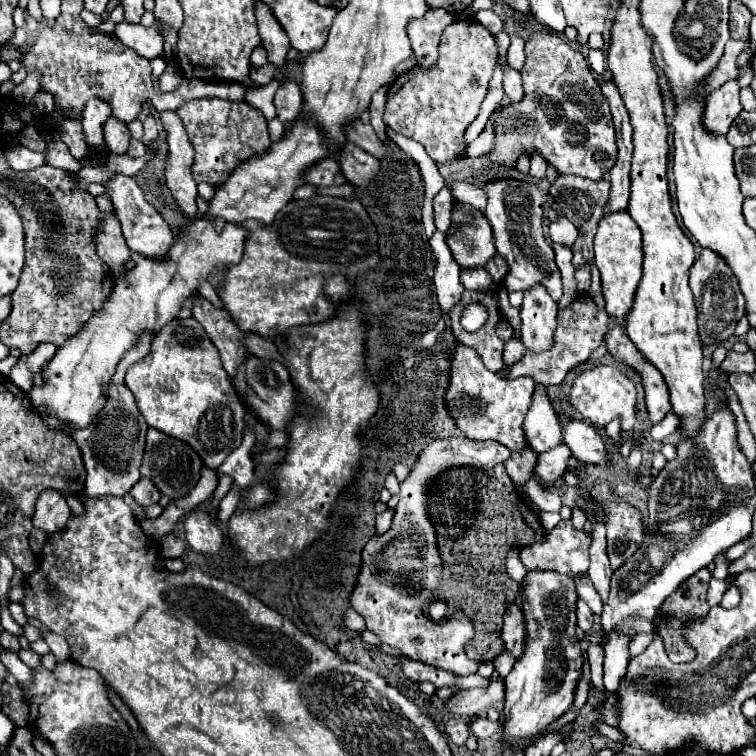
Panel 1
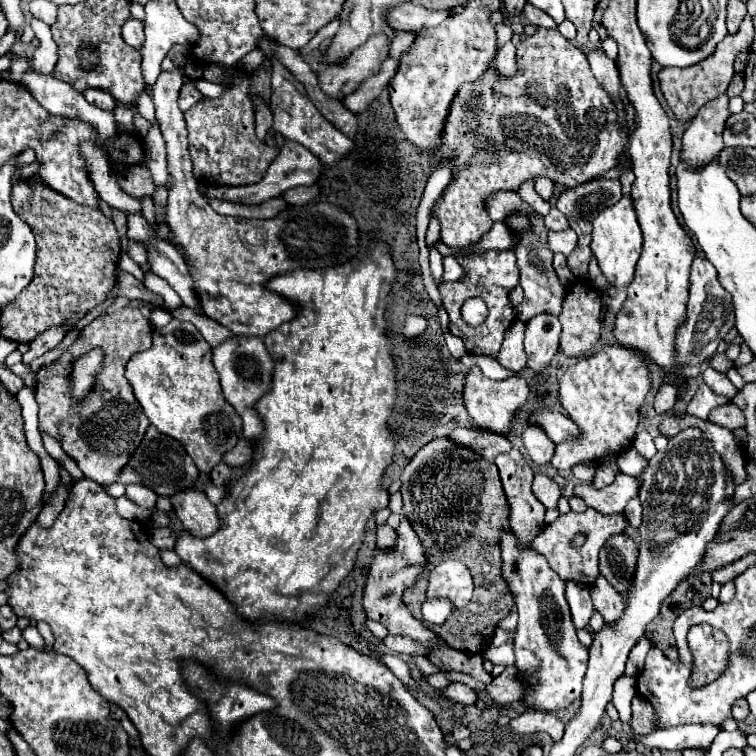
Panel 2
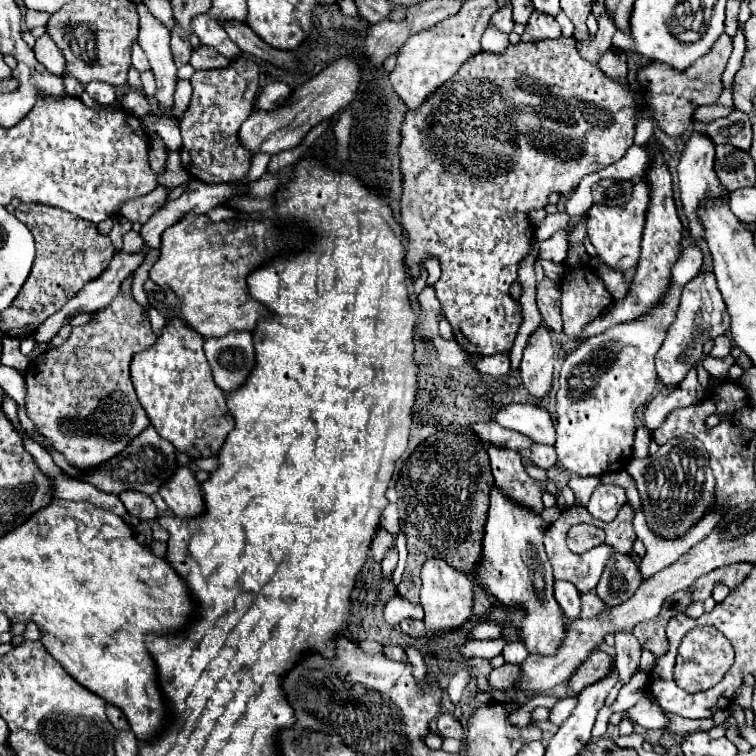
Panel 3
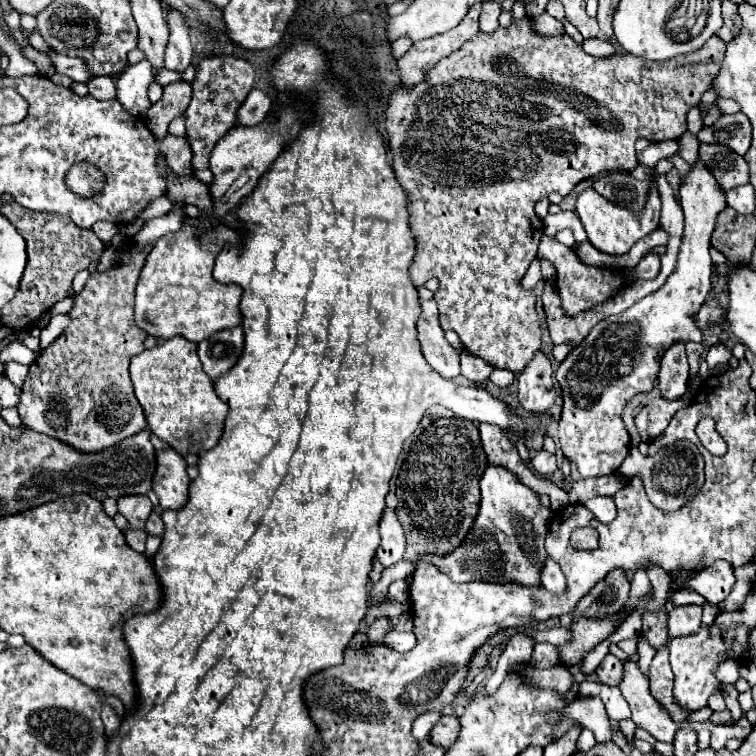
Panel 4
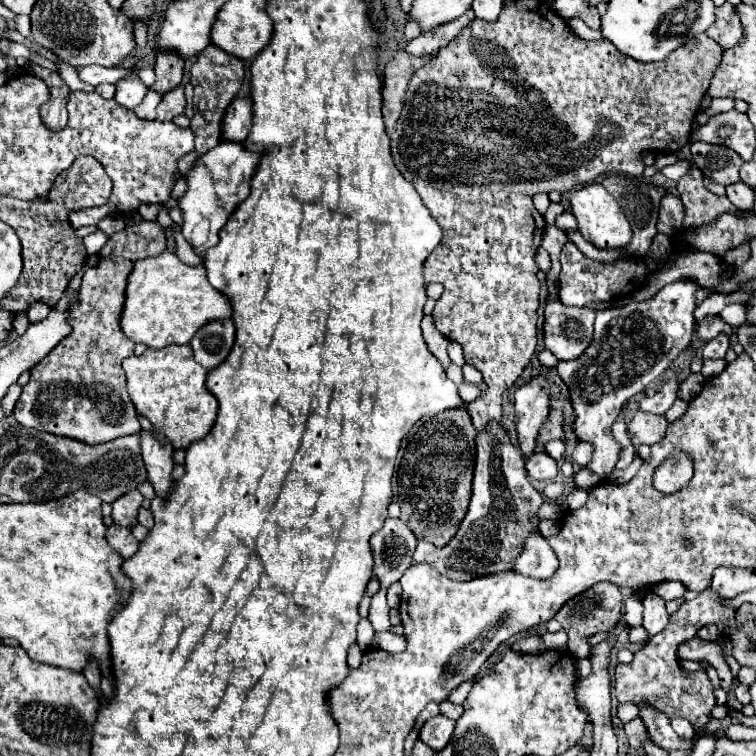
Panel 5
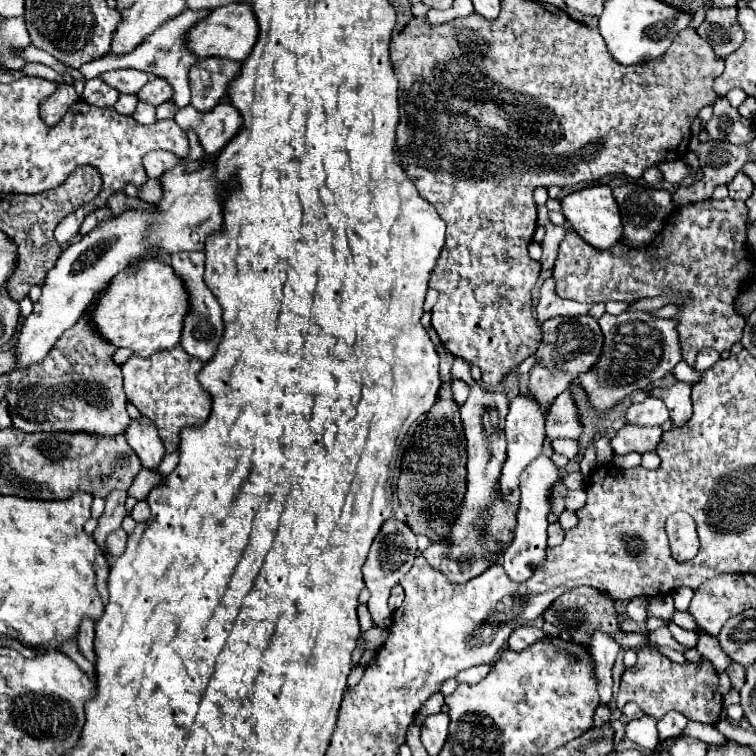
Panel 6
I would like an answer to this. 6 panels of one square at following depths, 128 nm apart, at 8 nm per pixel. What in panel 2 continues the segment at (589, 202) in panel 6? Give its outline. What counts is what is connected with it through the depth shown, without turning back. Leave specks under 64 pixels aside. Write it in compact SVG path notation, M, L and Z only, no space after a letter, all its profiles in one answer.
M624 196L618 204L614 204L612 208L604 208L604 212L600 212L596 216L590 248L592 248L592 252L598 260L598 266L600 266L602 274L606 276L610 286L624 286L626 288L628 284L632 284L642 243L642 232L640 226L638 226L636 212L634 212L630 196Z

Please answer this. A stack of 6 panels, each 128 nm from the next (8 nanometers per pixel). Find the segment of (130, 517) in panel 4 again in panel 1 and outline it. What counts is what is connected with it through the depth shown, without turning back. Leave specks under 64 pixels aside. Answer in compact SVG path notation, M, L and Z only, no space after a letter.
M140 478L136 486L130 490L130 496L136 498L136 502L142 506L150 506L150 504L156 504L162 494L160 490L154 488L154 482L150 478Z

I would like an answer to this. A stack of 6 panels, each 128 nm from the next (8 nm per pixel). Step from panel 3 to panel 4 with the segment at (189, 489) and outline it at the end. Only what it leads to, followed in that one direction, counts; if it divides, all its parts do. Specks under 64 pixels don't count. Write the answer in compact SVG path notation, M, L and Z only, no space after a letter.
M176 450L156 452L158 468L152 490L160 498L164 510L180 510L188 502L190 478L186 474L186 462Z

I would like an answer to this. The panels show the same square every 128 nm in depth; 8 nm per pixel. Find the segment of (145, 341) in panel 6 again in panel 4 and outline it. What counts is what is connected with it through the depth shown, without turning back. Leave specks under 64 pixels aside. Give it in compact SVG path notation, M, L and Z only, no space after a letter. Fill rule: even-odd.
M184 224L178 232L162 236L150 250L136 286L136 324L156 338L172 338L180 334L190 342L202 342L214 332L240 326L242 288L238 284L216 282L212 268L226 242L240 246L242 240L242 232L224 224L208 230L194 224ZM146 320L152 326L146 326Z

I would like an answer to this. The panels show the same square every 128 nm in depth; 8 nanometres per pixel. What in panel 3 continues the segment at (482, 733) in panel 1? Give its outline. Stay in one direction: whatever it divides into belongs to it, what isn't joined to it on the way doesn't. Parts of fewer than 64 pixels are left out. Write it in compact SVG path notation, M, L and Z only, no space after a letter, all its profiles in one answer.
M566 698L566 700L558 700L556 702L556 706L552 708L552 712L550 712L550 722L554 724L554 726L560 726L570 714L572 714L572 710L574 710L574 706L576 706L576 698Z

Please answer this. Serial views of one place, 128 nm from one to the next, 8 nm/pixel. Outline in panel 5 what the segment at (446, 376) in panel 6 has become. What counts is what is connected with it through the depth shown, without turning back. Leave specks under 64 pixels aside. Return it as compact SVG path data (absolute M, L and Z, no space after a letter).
M464 381L462 385L458 386L458 393L460 394L460 397L468 403L474 401L482 394L480 390L476 390L476 386L474 384L466 381Z

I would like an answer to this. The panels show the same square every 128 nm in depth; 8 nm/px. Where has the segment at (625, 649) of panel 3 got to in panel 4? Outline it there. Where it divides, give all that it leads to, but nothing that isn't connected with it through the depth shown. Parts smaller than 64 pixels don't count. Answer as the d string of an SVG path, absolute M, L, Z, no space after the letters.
M632 660L624 662L624 676L620 682L620 692L632 708L634 724L648 730L656 740L672 742L678 730L678 724L660 708L648 688L648 680L640 672L638 664Z

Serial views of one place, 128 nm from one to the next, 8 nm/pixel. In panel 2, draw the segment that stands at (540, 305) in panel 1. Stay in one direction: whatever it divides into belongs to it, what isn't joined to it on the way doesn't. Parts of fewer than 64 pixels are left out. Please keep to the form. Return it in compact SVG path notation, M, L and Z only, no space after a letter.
M536 314L526 322L526 340L524 350L528 356L528 368L534 372L542 372L554 354L558 352L560 338L560 322L550 314Z

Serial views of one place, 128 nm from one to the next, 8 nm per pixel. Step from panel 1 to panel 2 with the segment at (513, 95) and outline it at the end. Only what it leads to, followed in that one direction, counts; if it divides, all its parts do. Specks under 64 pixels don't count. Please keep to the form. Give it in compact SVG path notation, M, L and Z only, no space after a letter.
M508 42L504 46L498 46L498 50L496 50L496 68L504 78L516 74L516 48L514 48L512 42Z

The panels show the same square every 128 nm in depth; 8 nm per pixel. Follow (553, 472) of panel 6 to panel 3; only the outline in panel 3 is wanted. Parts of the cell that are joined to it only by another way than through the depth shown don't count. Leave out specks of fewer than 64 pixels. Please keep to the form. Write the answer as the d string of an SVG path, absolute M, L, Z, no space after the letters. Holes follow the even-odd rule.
M532 442L532 464L538 468L552 468L556 464L556 448L554 446L546 446L546 444L536 444ZM556 580L554 584L554 596L560 604L560 608L564 610L566 618L572 622L572 620L578 620L580 618L580 592L576 592L576 588L572 588L572 584L564 582L564 580Z

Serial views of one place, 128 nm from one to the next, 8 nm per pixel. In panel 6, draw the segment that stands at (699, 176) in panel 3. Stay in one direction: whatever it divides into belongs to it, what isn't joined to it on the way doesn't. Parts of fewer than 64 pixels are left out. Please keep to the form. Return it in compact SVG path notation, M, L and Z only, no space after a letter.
M626 310L618 316L604 314L598 324L604 334L600 360L588 372L578 376L578 382L596 414L612 410L620 400L638 390L646 390L652 382L672 372L672 368L682 360L680 336L676 332L678 320L674 318L658 318L650 312Z

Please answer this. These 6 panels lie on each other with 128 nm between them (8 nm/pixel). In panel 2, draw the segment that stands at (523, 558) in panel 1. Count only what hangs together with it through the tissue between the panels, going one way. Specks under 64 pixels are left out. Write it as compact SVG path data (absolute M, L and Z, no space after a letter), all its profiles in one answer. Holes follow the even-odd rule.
M588 508L582 514L576 514L576 512L560 514L556 518L556 522L552 522L540 530L540 534L532 542L532 548L547 559L550 567L562 580L573 580L578 584L590 586L590 584L594 584L594 580L598 576L598 552L600 552L600 548L604 546L604 542L612 534L622 534L622 532L626 532L626 520L622 514L602 514L594 508ZM576 536L584 536L582 546L574 546Z

